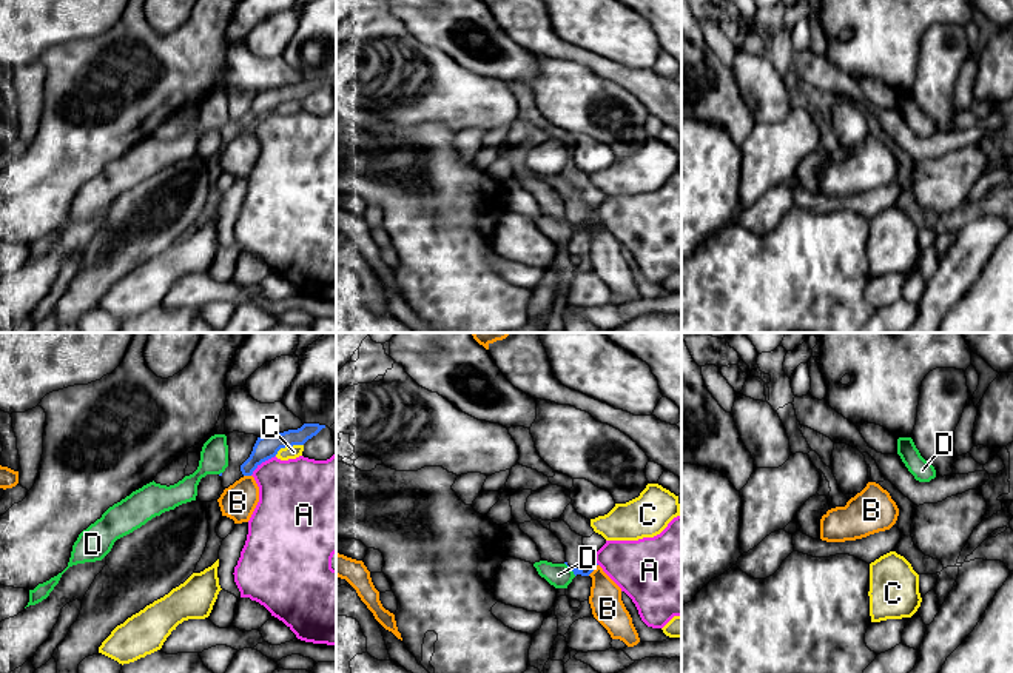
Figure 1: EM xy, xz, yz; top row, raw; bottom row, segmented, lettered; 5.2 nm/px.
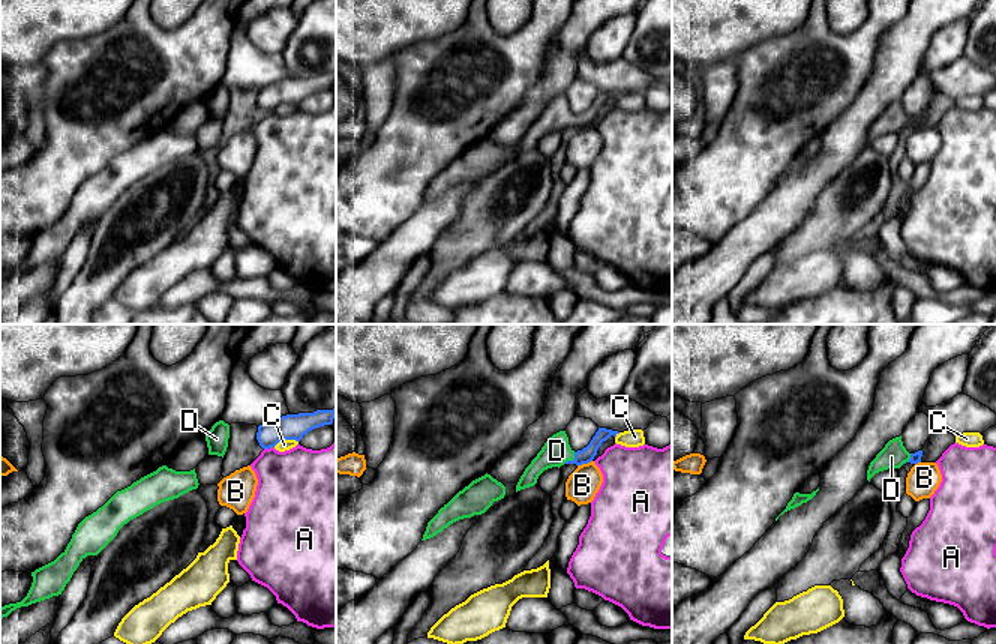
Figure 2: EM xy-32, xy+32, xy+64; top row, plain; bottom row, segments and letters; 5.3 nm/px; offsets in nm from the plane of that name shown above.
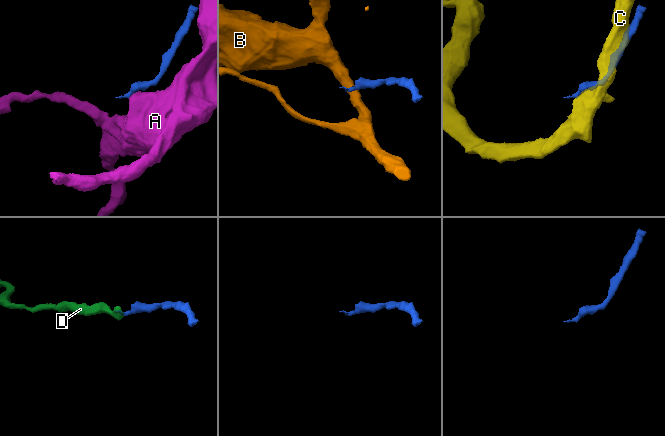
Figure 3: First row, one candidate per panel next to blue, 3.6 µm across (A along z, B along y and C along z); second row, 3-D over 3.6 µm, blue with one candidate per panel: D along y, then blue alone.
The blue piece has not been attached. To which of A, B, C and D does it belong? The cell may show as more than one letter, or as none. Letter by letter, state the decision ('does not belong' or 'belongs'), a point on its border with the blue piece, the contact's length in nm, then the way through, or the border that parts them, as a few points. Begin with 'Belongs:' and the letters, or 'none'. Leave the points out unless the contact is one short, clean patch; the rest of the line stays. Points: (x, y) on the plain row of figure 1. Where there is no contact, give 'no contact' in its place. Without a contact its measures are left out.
Belongs: D
A: does not belong; meets blue in xy at (262, 116); contact 170 nm long; border along xy (275, 110), (250, 130)
B: does not belong; meets blue in xz at (592, 225); contact 80 nm long; border along xz (597, 219), (588, 230)
C: does not belong; meets blue in xy at (289, 100); contact 160 nm long
D: belongs; meets blue in xz at (571, 224); contact 90 nm long; runs through xz (588, 224), (571, 224), (558, 230)

